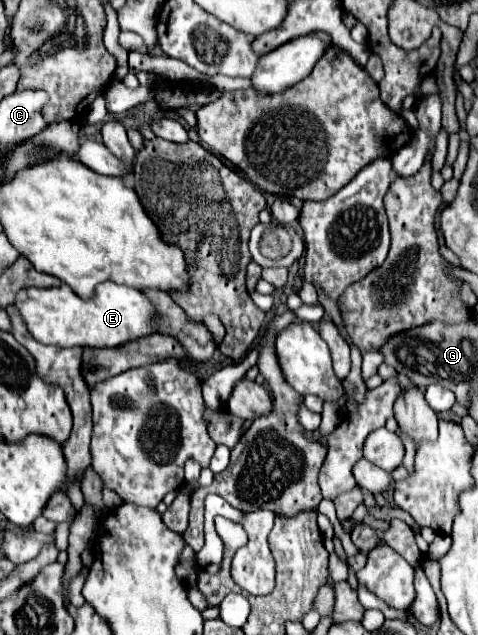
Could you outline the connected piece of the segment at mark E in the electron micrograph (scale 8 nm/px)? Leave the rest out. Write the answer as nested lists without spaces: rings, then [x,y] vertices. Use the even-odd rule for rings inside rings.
[[[112,281],[102,283],[94,299],[88,301],[80,299],[68,285],[56,289],[22,289],[16,297],[16,307],[36,341],[58,347],[120,347],[138,337],[154,335],[158,319],[156,307],[142,291]]]

